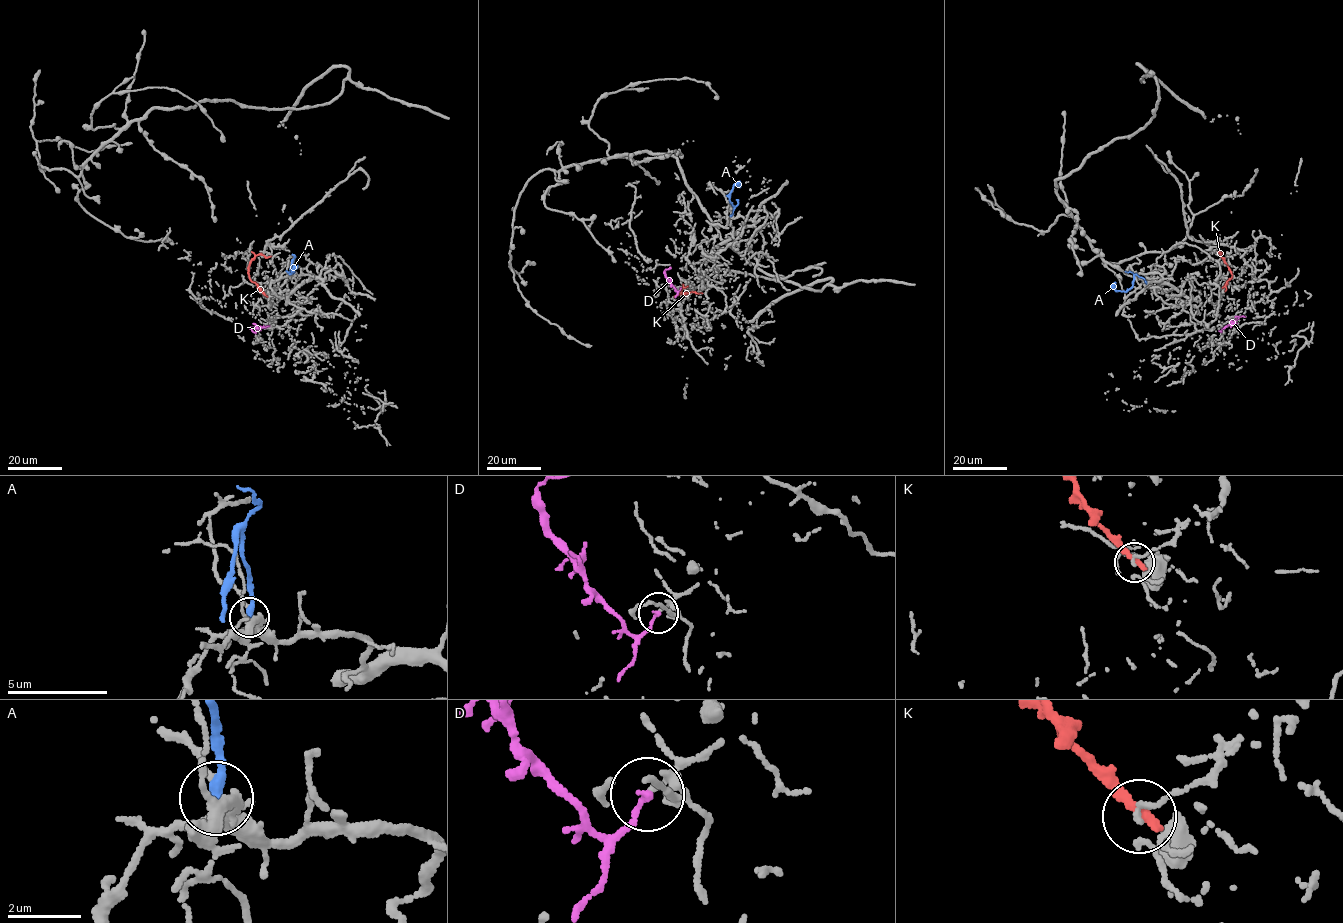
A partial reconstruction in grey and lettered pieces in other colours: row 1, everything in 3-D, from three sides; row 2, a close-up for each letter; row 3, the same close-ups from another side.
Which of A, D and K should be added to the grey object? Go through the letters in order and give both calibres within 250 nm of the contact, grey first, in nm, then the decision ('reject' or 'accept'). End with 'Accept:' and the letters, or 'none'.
A: 360/400 nm | reject
D: 110/180 nm | accept
K: 140/280 nm | reject
Accept: D

